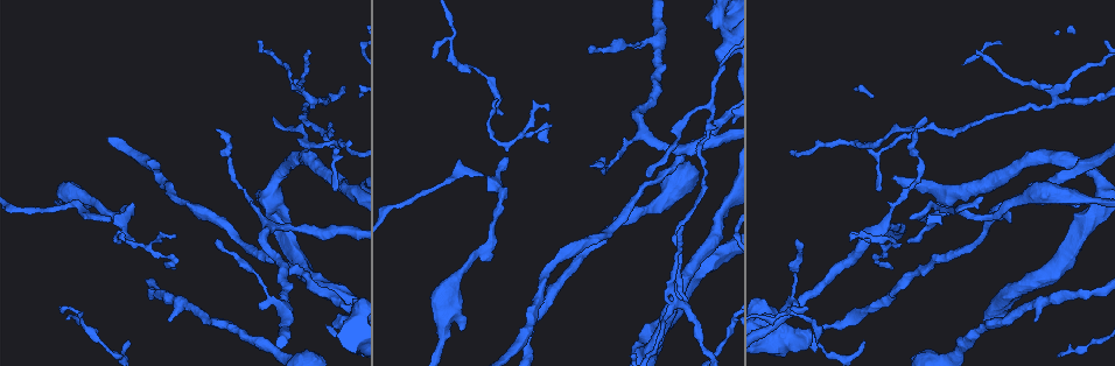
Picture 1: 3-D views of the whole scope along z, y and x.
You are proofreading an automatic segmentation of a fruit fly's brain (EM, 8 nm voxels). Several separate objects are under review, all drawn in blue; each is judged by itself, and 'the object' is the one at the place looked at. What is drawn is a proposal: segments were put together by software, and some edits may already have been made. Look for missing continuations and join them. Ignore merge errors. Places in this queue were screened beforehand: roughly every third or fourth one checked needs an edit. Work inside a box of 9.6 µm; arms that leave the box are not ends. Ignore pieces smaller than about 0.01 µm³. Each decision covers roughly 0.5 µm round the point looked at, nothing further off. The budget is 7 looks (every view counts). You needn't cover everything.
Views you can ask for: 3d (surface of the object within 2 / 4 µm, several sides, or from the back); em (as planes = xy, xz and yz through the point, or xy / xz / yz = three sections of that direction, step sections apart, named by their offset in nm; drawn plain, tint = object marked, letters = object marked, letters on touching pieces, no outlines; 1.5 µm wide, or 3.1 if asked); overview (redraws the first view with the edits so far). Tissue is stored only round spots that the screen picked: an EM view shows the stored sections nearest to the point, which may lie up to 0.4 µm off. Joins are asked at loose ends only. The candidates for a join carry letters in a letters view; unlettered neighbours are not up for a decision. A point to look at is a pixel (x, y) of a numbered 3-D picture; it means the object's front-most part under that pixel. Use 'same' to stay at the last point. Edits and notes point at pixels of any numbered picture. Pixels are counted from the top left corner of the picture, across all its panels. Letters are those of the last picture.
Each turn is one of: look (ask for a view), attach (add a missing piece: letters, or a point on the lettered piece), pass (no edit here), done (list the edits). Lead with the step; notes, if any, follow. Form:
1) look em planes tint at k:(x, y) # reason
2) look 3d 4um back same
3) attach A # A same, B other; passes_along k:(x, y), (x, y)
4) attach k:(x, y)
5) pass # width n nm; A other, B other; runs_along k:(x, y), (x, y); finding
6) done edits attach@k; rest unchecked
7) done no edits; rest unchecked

look em xy step 8 tint at 1:(590, 166) # end of a long branch

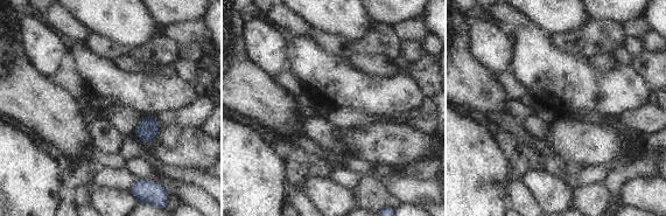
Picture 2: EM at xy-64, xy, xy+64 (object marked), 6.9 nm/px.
look em xy step 8 letters same # what lies round it

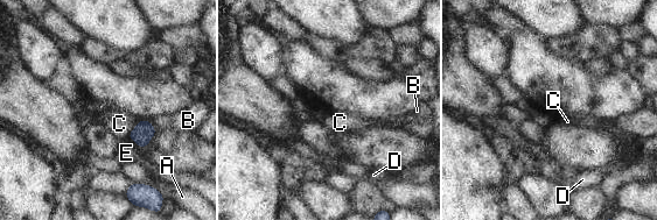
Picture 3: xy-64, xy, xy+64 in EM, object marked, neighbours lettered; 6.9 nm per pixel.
pass # A other, B other, C other, D other, E other; border 3:(139, 120), (127, 139); none of them fits

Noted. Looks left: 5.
look em xz step 8 letters at 1:(548, 110) # thin end

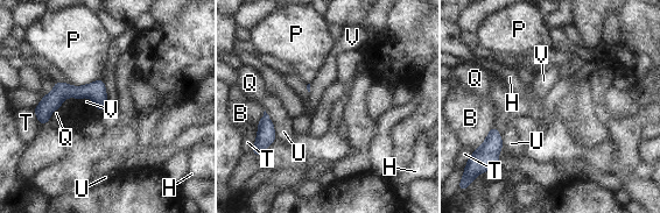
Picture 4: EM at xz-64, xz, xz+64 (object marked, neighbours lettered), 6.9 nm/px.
pass # width 140 nm; B other, H other, P other, Q other, T other, U other, V other; border 4:(100, 78), (83, 85), (67, 83); none of them fits

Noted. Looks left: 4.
look em planes letters at 1:(806, 308)

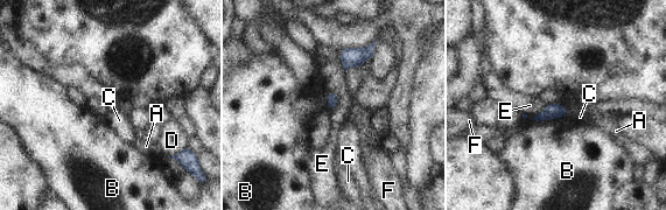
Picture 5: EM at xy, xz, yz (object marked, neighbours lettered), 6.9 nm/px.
pass # A other, B other, C other, D other, E other, F other; border 5:(334, 90), (336, 104), (329, 111); none of them fits

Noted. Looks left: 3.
done no edits; rest unchecked

